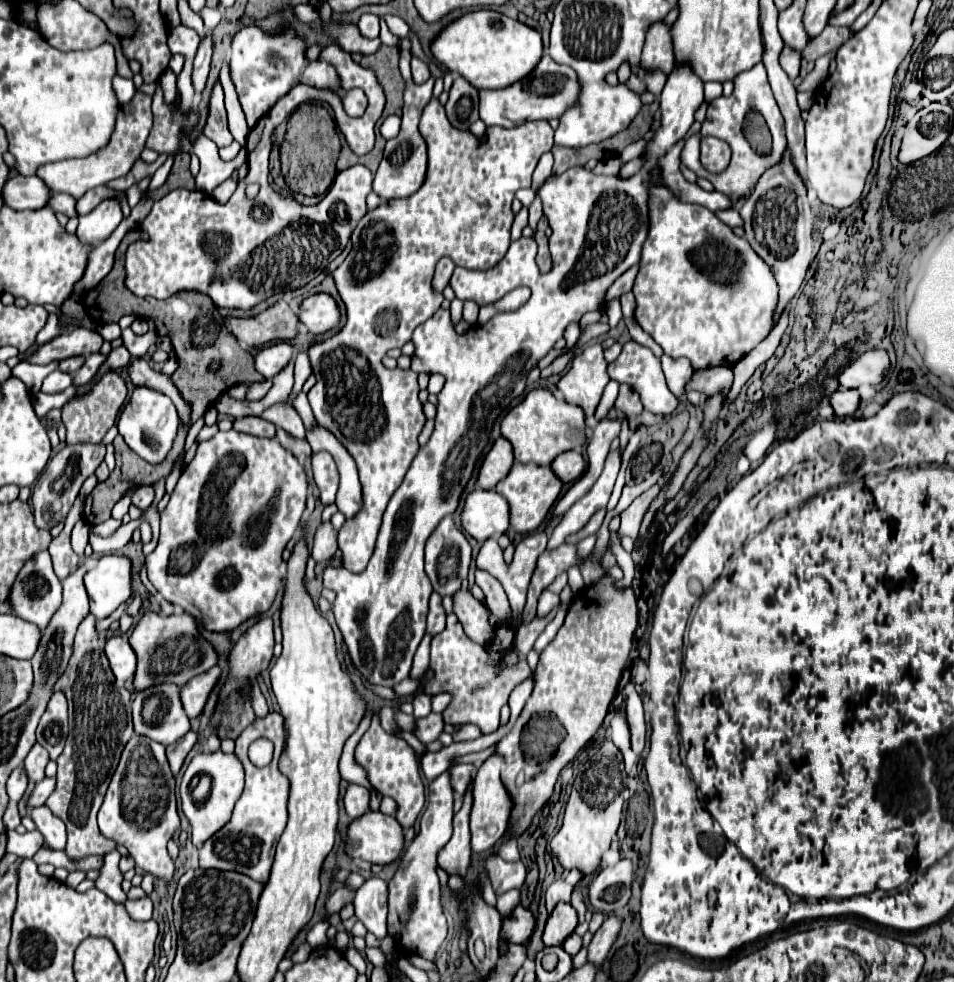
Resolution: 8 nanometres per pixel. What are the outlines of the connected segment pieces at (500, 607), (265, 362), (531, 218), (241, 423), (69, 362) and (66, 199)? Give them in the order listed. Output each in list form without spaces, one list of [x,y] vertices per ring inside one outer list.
[[[476,570],[476,584],[482,588],[490,610],[500,620],[506,620],[508,614],[510,614],[510,604],[508,604],[508,598],[504,594],[502,584],[494,576],[490,576],[488,572],[484,572],[484,570]]]
[[[278,342],[256,354],[256,370],[264,374],[264,378],[274,378],[274,374],[284,370],[292,358],[294,346],[288,342]]]
[[[536,196],[536,200],[532,202],[532,206],[528,208],[529,216],[528,216],[528,226],[532,228],[534,234],[537,231],[538,220],[542,218],[542,202],[540,202],[540,198]]]
[[[244,416],[234,420],[234,430],[238,432],[248,432],[260,438],[274,438],[276,434],[276,426],[272,426],[272,422],[266,422],[262,416]]]
[[[72,356],[60,362],[60,370],[68,374],[76,374],[82,368],[82,364],[84,364],[84,356]]]
[[[52,194],[52,202],[50,202],[52,210],[66,214],[68,218],[76,218],[76,198],[68,196],[68,194]]]

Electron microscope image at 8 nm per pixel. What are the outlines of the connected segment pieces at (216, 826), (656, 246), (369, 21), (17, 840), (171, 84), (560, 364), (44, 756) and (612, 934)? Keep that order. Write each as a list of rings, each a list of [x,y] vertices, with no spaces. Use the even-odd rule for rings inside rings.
[[[222,750],[208,752],[208,754],[200,752],[190,760],[180,782],[180,802],[182,802],[182,812],[186,814],[192,826],[194,846],[200,846],[202,842],[206,842],[206,838],[210,838],[216,830],[220,830],[220,826],[228,822],[234,810],[234,804],[242,794],[242,788],[244,788],[244,768],[236,754],[226,754]],[[200,780],[208,780],[210,790],[206,792],[206,796],[196,798],[196,786],[200,784]]]
[[[654,172],[654,184],[652,184],[648,242],[644,242],[642,260],[640,260],[640,272],[636,276],[632,292],[636,296],[636,320],[638,320],[638,324],[664,348],[664,354],[668,354],[674,360],[688,358],[692,368],[694,368],[694,372],[706,370],[706,368],[714,368],[714,366],[734,366],[738,360],[742,360],[760,340],[764,340],[768,336],[768,332],[772,330],[774,314],[776,314],[776,306],[778,306],[778,284],[776,284],[776,278],[772,276],[772,270],[768,268],[768,264],[752,250],[748,240],[736,236],[732,232],[732,228],[726,226],[724,222],[720,222],[718,216],[714,212],[710,212],[708,208],[696,206],[696,204],[684,204],[678,198],[674,198],[670,194],[670,190],[664,190],[664,186],[660,186],[660,180],[658,180],[656,172]]]
[[[364,14],[358,22],[360,34],[364,38],[378,38],[380,34],[380,18],[374,14]]]
[[[38,830],[18,834],[18,832],[8,832],[8,852],[16,854],[18,858],[32,858],[40,846],[44,844],[44,838]]]
[[[169,68],[160,76],[166,104],[172,103],[177,95],[177,75]]]
[[[572,350],[572,352],[566,352],[566,354],[562,354],[562,356],[558,356],[548,368],[542,370],[540,378],[550,378],[550,376],[554,376],[554,374],[560,374],[560,372],[566,368],[566,364],[570,362],[572,356],[574,356],[574,350]]]
[[[38,742],[32,746],[32,750],[28,752],[26,760],[24,760],[24,768],[28,772],[28,778],[32,782],[40,782],[40,778],[44,778],[44,768],[48,764],[48,752],[46,748],[42,748]]]
[[[606,914],[604,924],[594,934],[594,938],[588,946],[588,960],[596,962],[596,964],[602,964],[604,958],[608,956],[612,944],[616,942],[620,930],[622,930],[622,918],[616,916],[616,914]]]

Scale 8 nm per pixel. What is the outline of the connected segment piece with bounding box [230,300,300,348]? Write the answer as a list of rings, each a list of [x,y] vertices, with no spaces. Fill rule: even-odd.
[[[280,300],[256,318],[230,318],[234,336],[250,348],[260,348],[272,340],[292,340],[298,336],[298,314],[288,302]]]

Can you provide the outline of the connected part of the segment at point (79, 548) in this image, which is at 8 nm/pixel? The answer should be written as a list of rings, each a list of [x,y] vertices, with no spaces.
[[[80,520],[72,528],[72,550],[76,554],[84,554],[86,544],[88,544],[88,524],[84,520]]]

